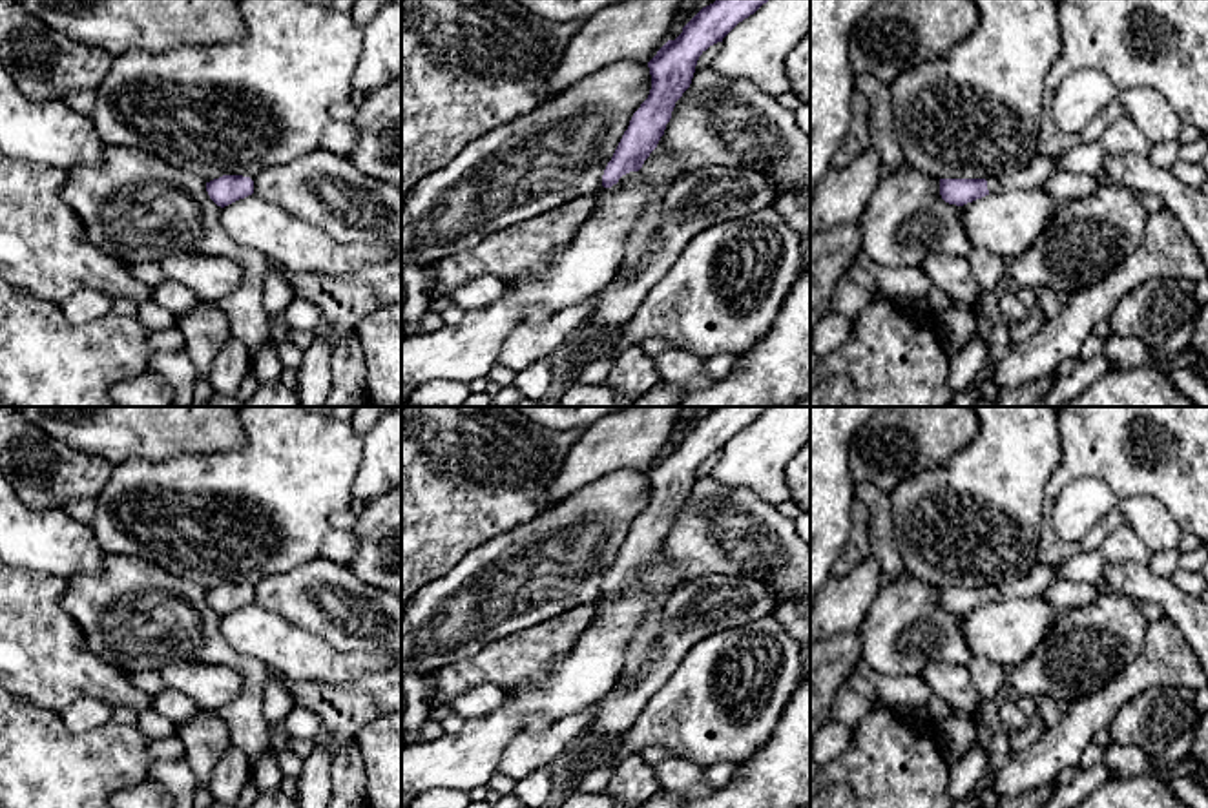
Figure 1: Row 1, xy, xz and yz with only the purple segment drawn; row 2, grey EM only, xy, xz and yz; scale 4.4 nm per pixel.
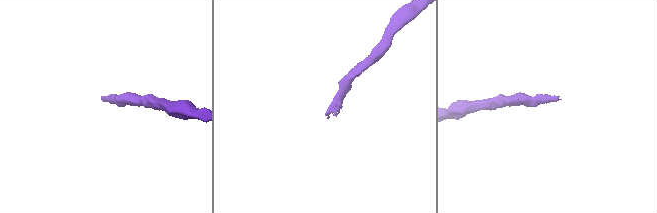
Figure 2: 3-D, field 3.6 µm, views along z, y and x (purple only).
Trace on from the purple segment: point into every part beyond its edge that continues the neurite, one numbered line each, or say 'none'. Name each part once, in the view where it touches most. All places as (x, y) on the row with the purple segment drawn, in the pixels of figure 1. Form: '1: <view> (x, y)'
1: yz (1031, 176)

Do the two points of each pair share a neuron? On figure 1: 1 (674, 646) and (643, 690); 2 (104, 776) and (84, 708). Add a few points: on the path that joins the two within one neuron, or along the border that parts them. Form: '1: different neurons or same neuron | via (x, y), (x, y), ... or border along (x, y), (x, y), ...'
1: same neuron | via (665, 657), (648, 679)
2: different neurons | border along (59, 714), (75, 734), (112, 719)

